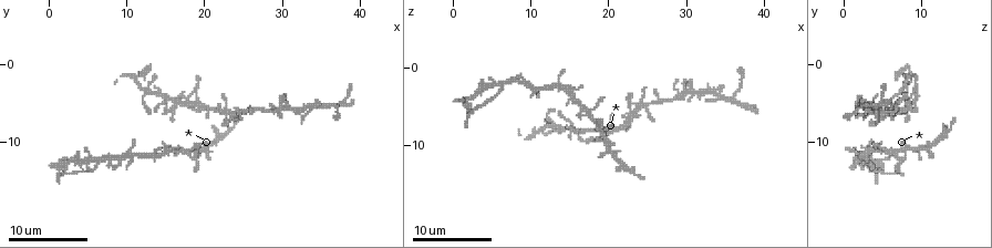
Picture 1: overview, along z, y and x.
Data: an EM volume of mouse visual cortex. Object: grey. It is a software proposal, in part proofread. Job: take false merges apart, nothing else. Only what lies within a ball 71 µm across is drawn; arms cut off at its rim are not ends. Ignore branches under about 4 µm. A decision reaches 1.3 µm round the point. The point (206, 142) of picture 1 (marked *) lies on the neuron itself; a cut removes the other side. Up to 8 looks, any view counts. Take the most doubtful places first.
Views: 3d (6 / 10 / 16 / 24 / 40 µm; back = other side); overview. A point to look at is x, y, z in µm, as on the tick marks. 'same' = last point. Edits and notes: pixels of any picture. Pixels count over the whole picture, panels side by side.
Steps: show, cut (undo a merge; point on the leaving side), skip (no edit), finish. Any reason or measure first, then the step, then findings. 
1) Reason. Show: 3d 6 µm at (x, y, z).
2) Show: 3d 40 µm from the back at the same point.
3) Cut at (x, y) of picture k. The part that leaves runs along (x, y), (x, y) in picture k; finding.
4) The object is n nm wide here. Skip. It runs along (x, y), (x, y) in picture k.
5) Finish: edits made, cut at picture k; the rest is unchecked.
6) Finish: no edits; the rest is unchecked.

Three arms meet. Show: 3d 10 µm at (21.0, 6.0, 8.0).

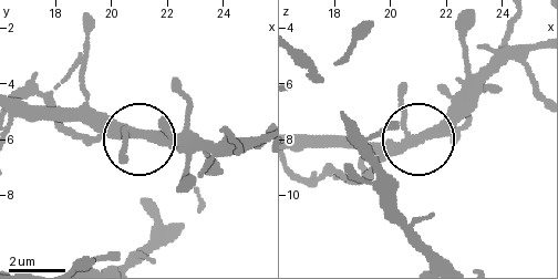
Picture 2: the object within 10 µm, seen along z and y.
Zoom in. Show: 3d 6 µm at (20.8, 5.7, 8.1).

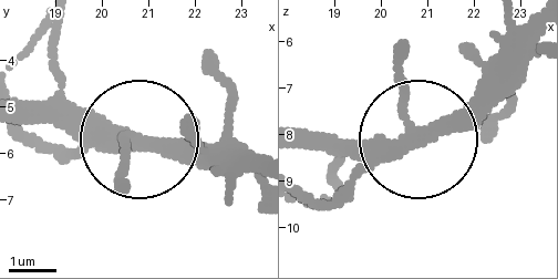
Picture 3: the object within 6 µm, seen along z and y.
The object is 320 nm wide here. Skip. One neuron here.

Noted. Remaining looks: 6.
Thin arm on a thick one. Show: 3d 10 µm at (36.0, 5.0, 4.0).

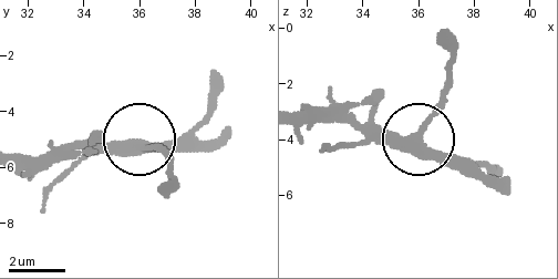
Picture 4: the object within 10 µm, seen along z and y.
Show: 3d 6 µm at (36.0, 5.3, 4.0).

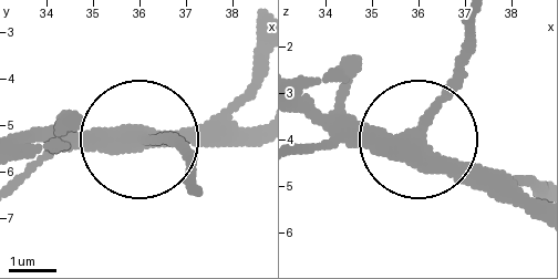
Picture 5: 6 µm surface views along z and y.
3 arms meet here. Skip. It runs along (303, 107), (419, 135), (471, 40) in picture 5; one neuron here.

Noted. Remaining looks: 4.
Looks like a crossing. Show: 3d 6 µm at (19.0, 11.0, 8.5).

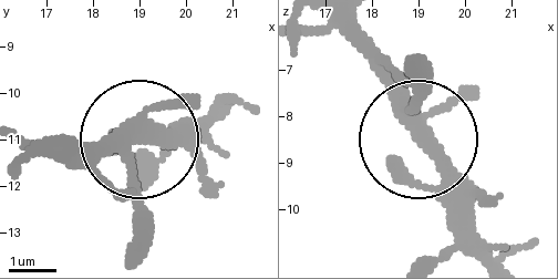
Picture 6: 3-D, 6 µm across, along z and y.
The side arm is 10 µm long. Skip. It runs along (471, 89), (431, 113), (420, 148), (483, 240) in picture 6; one neuron here.

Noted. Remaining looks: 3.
A narrow waist. Show: 3d 16 µm at (11.0, 11.5, 2.5).

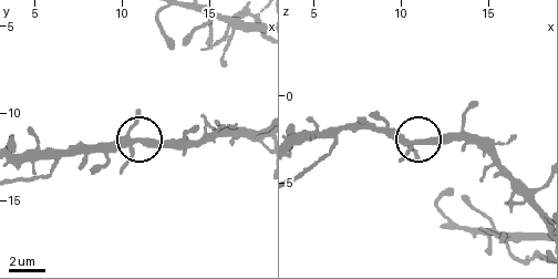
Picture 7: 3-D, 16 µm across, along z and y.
4 arms meet here. Skip. All the same neuron.

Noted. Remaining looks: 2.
Finish: no edits; the rest is unchecked.

